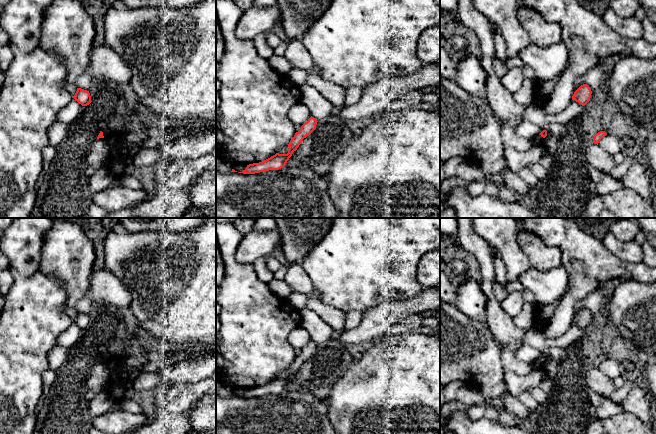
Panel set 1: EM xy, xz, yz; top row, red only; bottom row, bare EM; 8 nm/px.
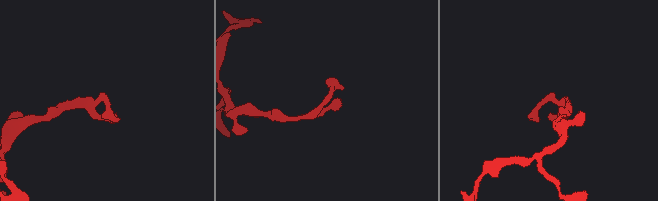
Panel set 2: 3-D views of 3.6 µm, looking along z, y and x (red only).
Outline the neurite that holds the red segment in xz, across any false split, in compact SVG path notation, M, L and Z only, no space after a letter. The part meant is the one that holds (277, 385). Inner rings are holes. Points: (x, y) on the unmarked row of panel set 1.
M311 340L308 345L301 350L301 353L295 357L294 361L289 366L287 378L276 377L262 386L247 389L245 394L238 397L255 398L283 392L292 380L293 376L297 374L303 363L309 360L316 353L317 346L318 345Z

